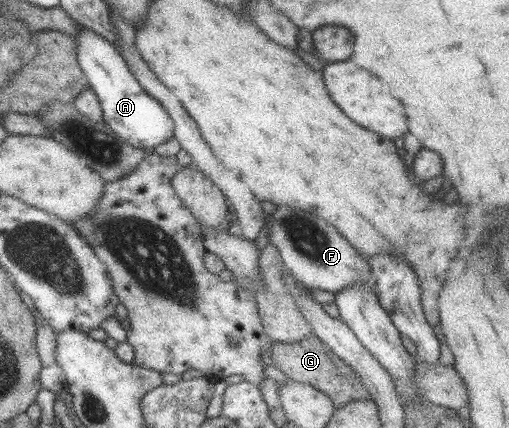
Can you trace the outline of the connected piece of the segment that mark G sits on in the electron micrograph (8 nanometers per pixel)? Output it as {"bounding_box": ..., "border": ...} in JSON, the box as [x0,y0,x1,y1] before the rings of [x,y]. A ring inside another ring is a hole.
{"bounding_box":[270,334,369,408],"border":[[[313,334],[297,342],[273,343],[270,346],[270,358],[291,381],[302,382],[319,389],[331,400],[333,408],[341,408],[352,400],[367,400],[369,391],[363,386],[357,373],[341,360],[318,336]]]}

